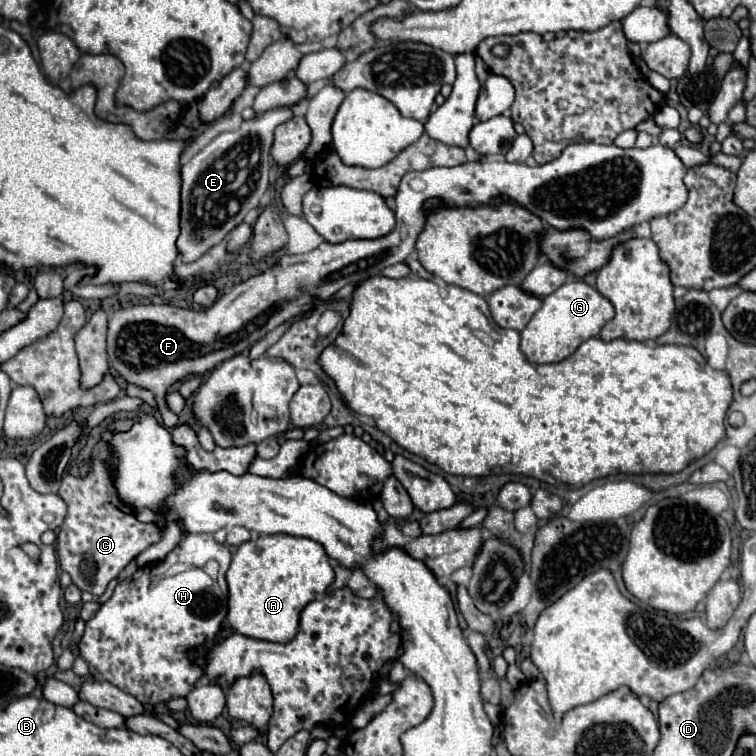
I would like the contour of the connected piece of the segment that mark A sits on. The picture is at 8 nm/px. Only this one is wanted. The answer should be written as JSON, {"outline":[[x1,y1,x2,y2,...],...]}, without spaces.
{"outline":[[285,533,259,535,257,541,245,541,237,549,237,553,233,555,231,567,227,571,227,583,229,583,227,621,237,633,253,637,253,639,275,641,275,643,291,641,297,633,301,609,307,603,311,603,319,593,325,593,325,589,333,583,333,579,335,579,333,567,321,543,307,537,295,537]]}

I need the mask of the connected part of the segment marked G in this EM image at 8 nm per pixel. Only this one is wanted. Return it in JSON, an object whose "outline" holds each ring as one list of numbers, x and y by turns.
{"outline":[[571,281,561,285,557,291,543,299,541,309,531,317,527,327,521,331,521,351,533,363,557,363,569,357,581,341,597,337,607,321,611,321,615,309,607,297,585,281]]}

